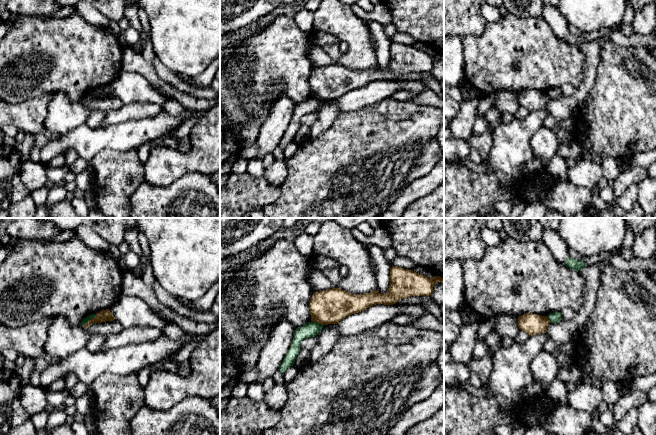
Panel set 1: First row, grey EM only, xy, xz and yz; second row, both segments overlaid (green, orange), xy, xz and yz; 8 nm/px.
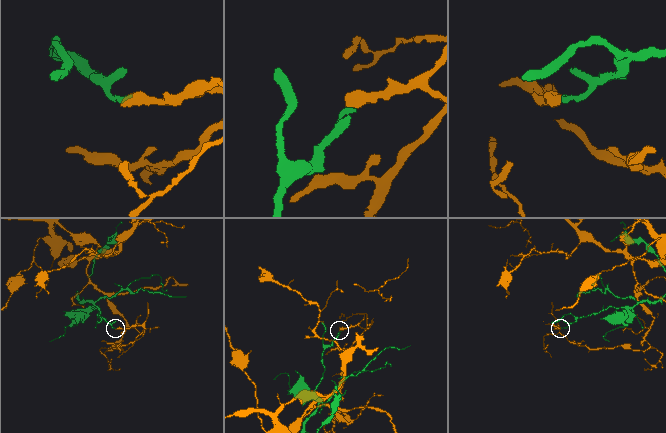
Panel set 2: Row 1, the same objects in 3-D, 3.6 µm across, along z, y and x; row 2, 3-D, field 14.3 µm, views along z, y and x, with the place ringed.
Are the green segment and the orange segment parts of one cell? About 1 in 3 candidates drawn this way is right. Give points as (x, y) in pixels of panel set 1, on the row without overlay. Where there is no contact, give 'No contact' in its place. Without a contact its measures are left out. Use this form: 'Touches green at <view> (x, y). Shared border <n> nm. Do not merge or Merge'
Touches green at xy (89, 95). Shared border 160 nm. Do not merge

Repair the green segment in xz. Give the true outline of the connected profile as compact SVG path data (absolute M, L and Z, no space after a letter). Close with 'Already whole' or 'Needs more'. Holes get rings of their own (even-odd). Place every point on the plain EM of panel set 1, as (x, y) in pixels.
M308 98L306 101L296 104L291 122L286 129L279 147L284 149L288 144L294 141L295 135L300 128L300 119L308 113L315 113L323 104L322 100L316 98Z. Already whole

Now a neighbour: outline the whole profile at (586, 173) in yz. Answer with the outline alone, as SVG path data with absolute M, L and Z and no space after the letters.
M580 160L574 167L568 168L567 176L573 184L592 190L604 174L601 164L593 160Z

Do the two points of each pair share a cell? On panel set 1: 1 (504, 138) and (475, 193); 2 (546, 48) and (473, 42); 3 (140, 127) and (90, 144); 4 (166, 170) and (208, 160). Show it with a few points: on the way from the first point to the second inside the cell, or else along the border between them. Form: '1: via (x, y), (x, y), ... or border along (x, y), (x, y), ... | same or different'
1: via (504, 152), (504, 166), (489, 181) | same
2: via (528, 48), (521, 46), (491, 46) | same
3: via (128, 135), (102, 138) | same
4: via (176, 164), (198, 160) | same

